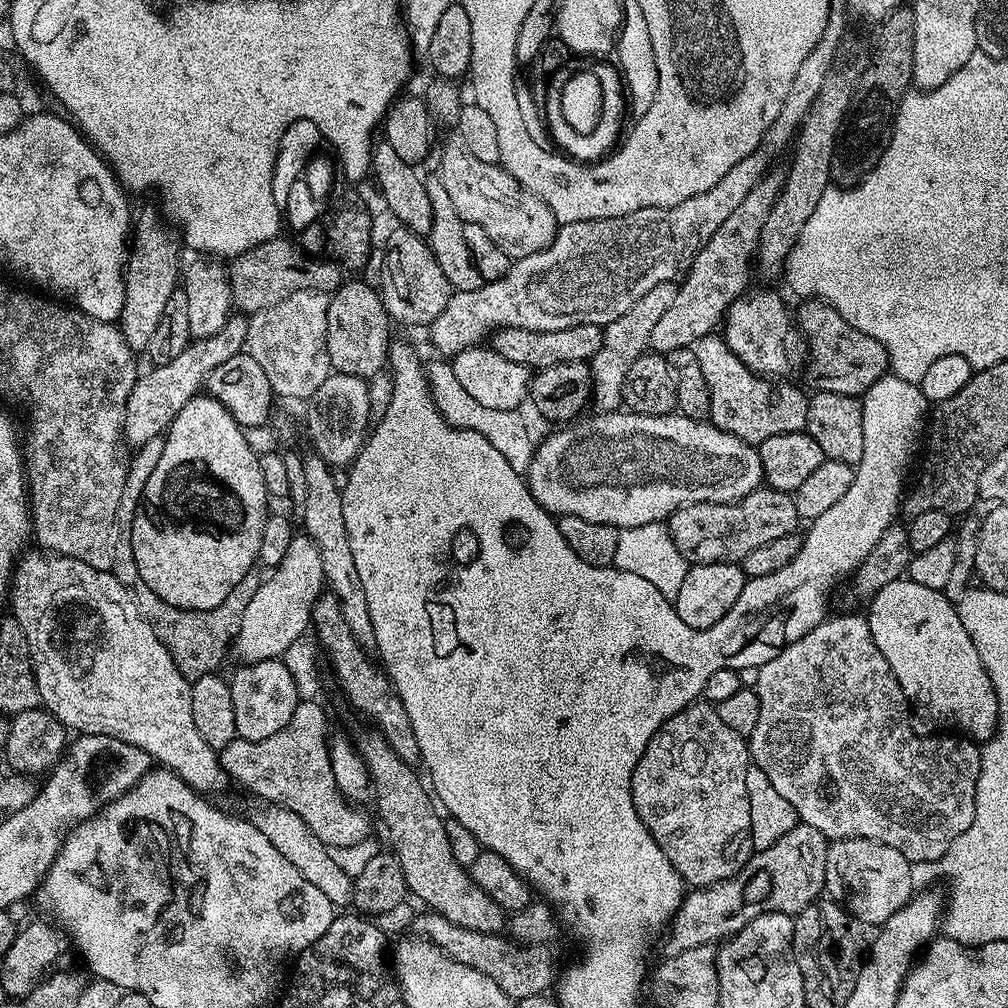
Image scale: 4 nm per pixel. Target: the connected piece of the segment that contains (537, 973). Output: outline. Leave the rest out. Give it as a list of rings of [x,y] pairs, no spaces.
[[[431,910],[421,913],[412,924],[413,930],[416,931],[413,933],[419,939],[428,940],[434,946],[438,946],[454,962],[462,962],[462,966],[470,966],[486,974],[486,978],[490,978],[490,982],[494,982],[498,990],[502,990],[502,994],[506,994],[513,1002],[531,996],[543,996],[557,983],[556,952],[552,944],[521,946],[511,939],[503,940],[503,935],[500,934],[466,930]]]

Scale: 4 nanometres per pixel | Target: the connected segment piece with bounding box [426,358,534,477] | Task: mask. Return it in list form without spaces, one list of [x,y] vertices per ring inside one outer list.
[[[444,358],[436,359],[440,360],[427,365],[426,375],[436,409],[442,414],[444,421],[452,428],[465,428],[482,434],[482,438],[486,438],[490,446],[495,446],[501,452],[502,458],[506,458],[506,462],[514,466],[519,476],[527,477],[534,451],[534,439],[532,440],[532,432],[528,429],[527,422],[524,421],[523,411],[490,410],[490,406],[482,406],[482,402],[475,400],[468,391],[463,389],[458,378],[454,378],[451,363]]]

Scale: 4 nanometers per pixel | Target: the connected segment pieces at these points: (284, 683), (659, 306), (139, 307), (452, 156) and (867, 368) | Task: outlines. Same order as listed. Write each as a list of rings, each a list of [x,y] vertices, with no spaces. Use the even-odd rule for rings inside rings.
[[[280,658],[244,664],[230,676],[230,683],[234,698],[234,726],[236,735],[241,740],[262,742],[262,738],[278,734],[278,730],[282,730],[282,726],[290,722],[296,705],[301,701],[295,688],[294,678]]]
[[[669,282],[654,286],[650,294],[644,294],[622,314],[622,318],[614,318],[614,322],[603,325],[604,337],[602,346],[598,348],[598,354],[594,354],[590,361],[592,369],[592,399],[593,405],[597,404],[601,413],[615,412],[621,407],[624,394],[624,383],[626,374],[630,374],[630,366],[638,362],[640,356],[649,351],[648,339],[654,330],[654,325],[662,319],[662,314],[670,307],[670,302],[674,302],[674,294],[677,285]]]
[[[144,208],[137,220],[135,217],[134,231],[130,236],[130,247],[127,249],[124,262],[124,301],[118,327],[124,341],[133,350],[147,349],[150,338],[159,320],[162,319],[162,310],[166,310],[166,301],[170,299],[170,294],[178,290],[178,268],[176,272],[176,254],[178,250],[180,251],[178,240],[173,229],[165,223],[161,213],[157,212],[152,208]]]
[[[460,139],[451,140],[440,152],[438,179],[446,186],[446,194],[450,194],[450,202],[454,202],[461,220],[482,226],[512,261],[548,248],[558,227],[550,206],[520,185],[499,163],[482,162],[470,154]]]
[[[805,299],[801,304],[804,305],[800,313],[795,313],[794,319],[806,345],[803,383],[817,392],[863,397],[864,392],[870,390],[870,386],[874,386],[874,382],[881,380],[889,371],[888,355],[882,342],[870,338],[870,334],[854,330],[854,326],[850,326],[842,314],[821,300]]]

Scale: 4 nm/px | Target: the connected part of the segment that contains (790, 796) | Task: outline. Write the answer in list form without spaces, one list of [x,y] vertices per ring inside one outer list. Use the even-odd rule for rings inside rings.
[[[863,615],[836,616],[825,618],[821,624],[814,626],[810,634],[802,634],[798,642],[790,642],[770,662],[755,669],[754,687],[758,694],[760,709],[758,710],[758,726],[754,726],[750,737],[750,760],[774,782],[774,790],[794,806],[797,819],[806,825],[820,830],[829,840],[844,840],[847,837],[870,838],[882,842],[898,850],[908,861],[919,864],[922,861],[940,860],[942,854],[949,849],[954,838],[958,838],[969,829],[974,820],[976,805],[976,787],[980,773],[980,748],[967,738],[956,741],[952,734],[936,734],[940,736],[915,736],[912,724],[908,721],[908,708],[904,692],[898,686],[898,678],[890,670],[890,662],[882,658],[882,650],[874,646],[874,638],[870,634],[870,626]]]

